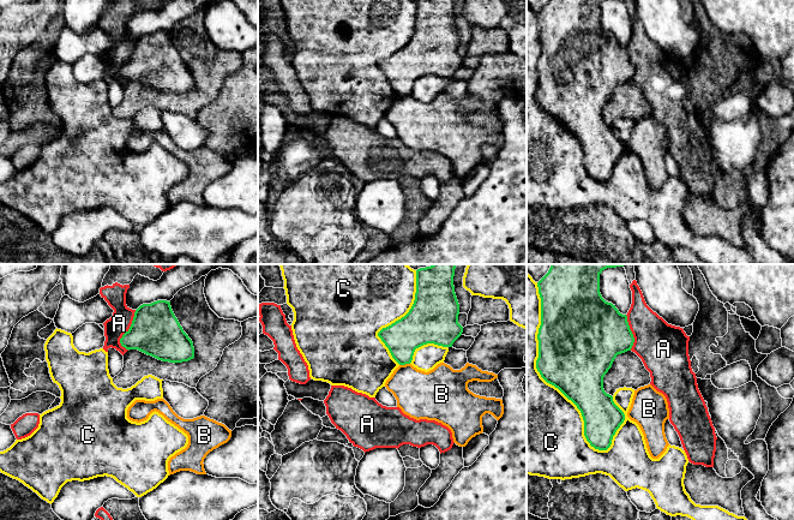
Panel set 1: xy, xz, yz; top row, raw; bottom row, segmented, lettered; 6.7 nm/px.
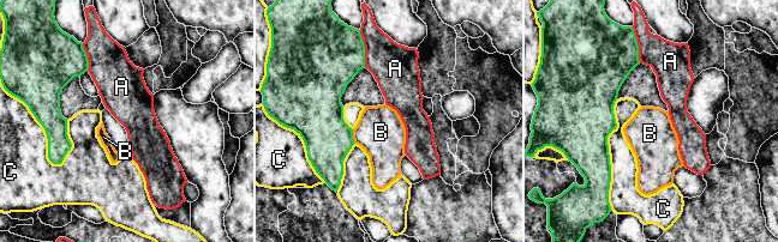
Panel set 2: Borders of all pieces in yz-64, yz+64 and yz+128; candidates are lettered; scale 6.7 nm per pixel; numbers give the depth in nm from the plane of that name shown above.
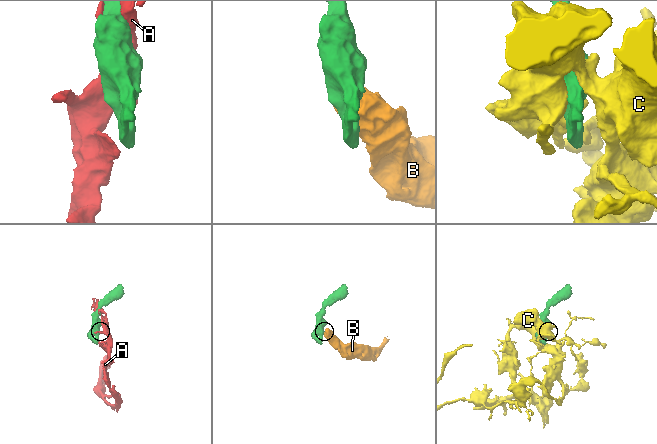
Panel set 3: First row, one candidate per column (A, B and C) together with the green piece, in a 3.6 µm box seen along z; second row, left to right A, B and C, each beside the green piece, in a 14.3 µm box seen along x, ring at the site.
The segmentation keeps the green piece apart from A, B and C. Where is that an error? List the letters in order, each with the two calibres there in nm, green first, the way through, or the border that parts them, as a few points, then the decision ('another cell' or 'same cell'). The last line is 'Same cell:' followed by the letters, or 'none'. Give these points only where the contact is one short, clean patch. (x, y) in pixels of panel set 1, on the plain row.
A: calibres 340 and 150 nm; another cell
B: calibres 240 and 320 nm; border xz (409, 94), (399, 96); another cell
C: calibres 460 and 440 nm; another cell
Same cell: none

